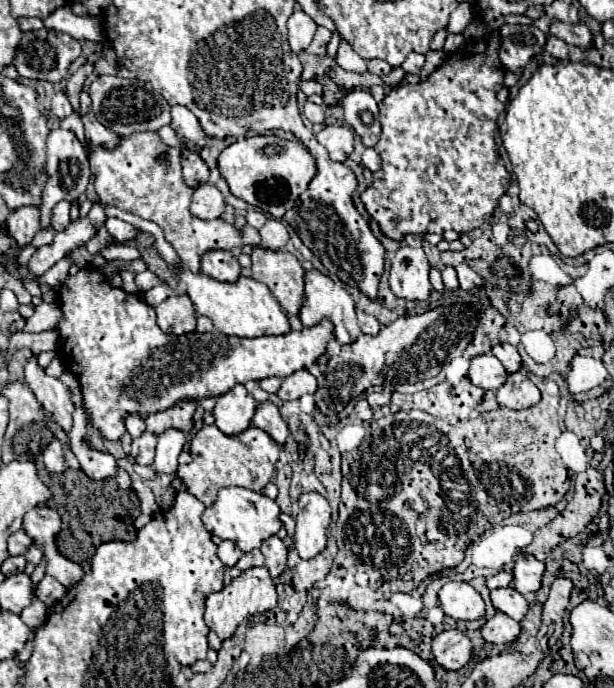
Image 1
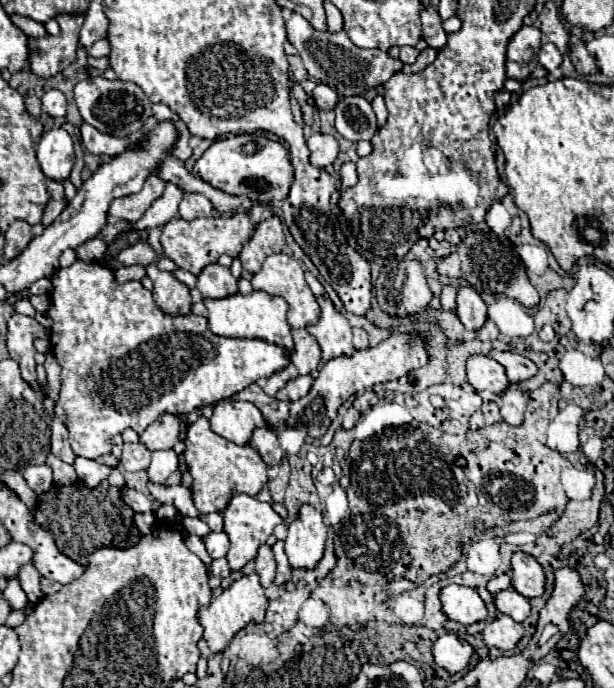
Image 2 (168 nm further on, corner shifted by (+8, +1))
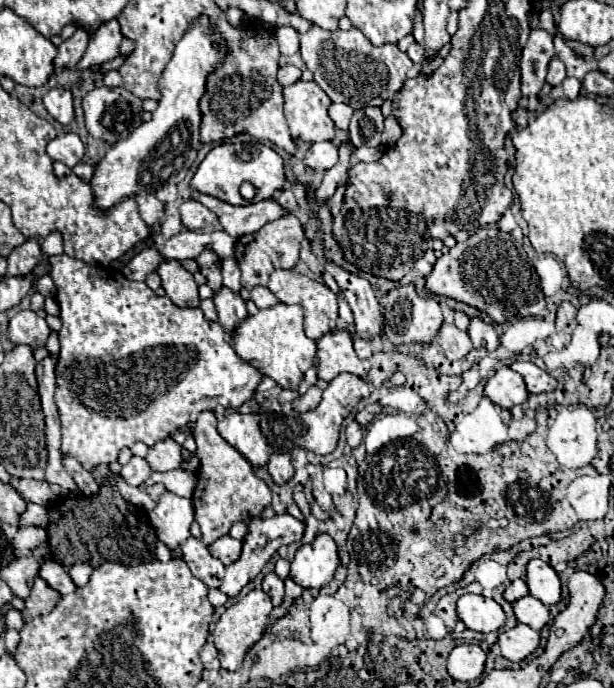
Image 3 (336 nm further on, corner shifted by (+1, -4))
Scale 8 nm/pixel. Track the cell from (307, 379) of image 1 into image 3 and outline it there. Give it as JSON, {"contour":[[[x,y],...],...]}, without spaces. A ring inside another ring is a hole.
{"contour":[[[311,386],[311,388],[307,390],[307,394],[303,394],[303,396],[297,398],[297,400],[293,400],[293,408],[295,408],[297,412],[309,412],[309,410],[313,410],[319,402],[321,402],[321,390],[319,390],[317,386]]]}

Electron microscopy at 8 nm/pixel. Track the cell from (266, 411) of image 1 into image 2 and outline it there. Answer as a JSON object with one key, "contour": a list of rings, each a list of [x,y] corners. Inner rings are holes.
{"contour":[[[270,427],[254,429],[252,445],[258,449],[258,453],[266,461],[266,465],[278,465],[284,457],[284,451],[278,445],[278,437],[276,437],[274,429],[270,429]]]}

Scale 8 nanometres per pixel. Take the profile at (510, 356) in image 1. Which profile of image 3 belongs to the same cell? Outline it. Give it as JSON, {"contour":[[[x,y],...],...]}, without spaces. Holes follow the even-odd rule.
{"contour":[[[513,362],[511,368],[523,376],[523,380],[527,384],[527,390],[531,394],[553,392],[557,388],[557,380],[549,372],[537,368],[533,362]]]}

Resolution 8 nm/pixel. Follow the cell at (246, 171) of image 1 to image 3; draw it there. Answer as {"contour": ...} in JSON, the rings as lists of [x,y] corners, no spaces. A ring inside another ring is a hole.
{"contour":[[[223,142],[219,146],[215,146],[205,160],[199,164],[195,176],[191,178],[189,188],[193,192],[201,192],[201,194],[209,194],[213,198],[219,198],[227,204],[235,204],[235,206],[243,206],[247,202],[259,202],[259,200],[267,200],[273,198],[273,192],[283,188],[285,184],[285,170],[283,170],[283,158],[271,150],[269,146],[263,146],[259,142],[247,142],[247,144],[231,144],[231,142]],[[243,182],[251,182],[255,186],[257,196],[253,200],[243,200],[239,194],[239,186]]]}

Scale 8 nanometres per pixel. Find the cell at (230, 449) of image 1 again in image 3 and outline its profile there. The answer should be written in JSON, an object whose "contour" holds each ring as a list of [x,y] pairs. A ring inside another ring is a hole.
{"contour":[[[201,412],[193,436],[197,442],[197,456],[201,460],[201,470],[197,474],[197,486],[193,490],[193,506],[195,506],[195,520],[201,526],[201,542],[205,546],[213,544],[217,538],[227,536],[229,528],[237,520],[249,520],[259,516],[271,504],[271,490],[263,480],[253,474],[251,464],[233,448],[229,446],[219,432],[215,430],[215,414]]]}

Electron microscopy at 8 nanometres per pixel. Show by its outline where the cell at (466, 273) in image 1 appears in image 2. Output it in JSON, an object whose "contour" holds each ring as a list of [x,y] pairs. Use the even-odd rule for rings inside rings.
{"contour":[[[466,285],[458,289],[458,297],[456,297],[456,315],[460,317],[460,321],[464,323],[466,329],[480,329],[486,321],[486,303],[482,301],[482,295],[478,293],[478,289]]]}

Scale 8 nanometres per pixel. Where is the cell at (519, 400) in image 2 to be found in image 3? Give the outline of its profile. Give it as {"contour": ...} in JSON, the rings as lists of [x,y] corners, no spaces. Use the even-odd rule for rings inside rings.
{"contour":[[[525,414],[521,418],[513,418],[509,422],[509,438],[515,442],[525,440],[531,432],[535,432],[535,422],[531,418],[527,418]]]}

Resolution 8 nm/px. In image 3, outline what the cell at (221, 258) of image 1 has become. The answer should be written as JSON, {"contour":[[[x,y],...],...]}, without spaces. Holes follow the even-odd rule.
{"contour":[[[221,288],[215,292],[213,302],[217,306],[217,322],[223,326],[223,330],[227,330],[229,334],[233,334],[233,330],[237,330],[237,322],[243,322],[247,318],[247,308],[245,302],[241,300],[239,294],[231,292],[229,288]]]}

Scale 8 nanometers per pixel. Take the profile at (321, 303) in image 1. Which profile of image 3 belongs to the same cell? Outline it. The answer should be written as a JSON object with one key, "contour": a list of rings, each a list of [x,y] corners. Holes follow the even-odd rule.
{"contour":[[[333,330],[317,340],[319,346],[319,364],[317,364],[317,376],[325,382],[331,382],[337,374],[349,372],[359,378],[365,378],[367,372],[361,366],[361,360],[357,358],[353,350],[353,340],[347,330]]]}

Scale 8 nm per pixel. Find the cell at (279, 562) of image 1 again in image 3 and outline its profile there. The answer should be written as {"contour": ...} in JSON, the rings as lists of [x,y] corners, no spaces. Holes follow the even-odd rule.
{"contour":[[[271,572],[271,574],[267,574],[267,576],[263,578],[263,590],[269,594],[273,606],[279,606],[279,604],[283,602],[283,596],[285,596],[283,580],[281,580],[275,572]]]}

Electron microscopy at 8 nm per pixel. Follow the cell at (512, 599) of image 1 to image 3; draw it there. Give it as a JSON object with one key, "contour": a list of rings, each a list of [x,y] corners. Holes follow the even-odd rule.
{"contour":[[[525,596],[525,598],[517,600],[513,604],[513,608],[515,608],[517,620],[521,624],[527,624],[529,628],[533,628],[537,632],[541,632],[541,628],[549,622],[549,608],[533,596]]]}

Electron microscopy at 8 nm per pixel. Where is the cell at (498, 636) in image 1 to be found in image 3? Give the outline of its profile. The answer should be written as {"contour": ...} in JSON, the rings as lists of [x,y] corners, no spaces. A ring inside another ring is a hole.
{"contour":[[[519,622],[515,628],[499,634],[501,654],[511,662],[523,662],[527,656],[531,656],[537,650],[539,640],[541,640],[539,632]]]}

